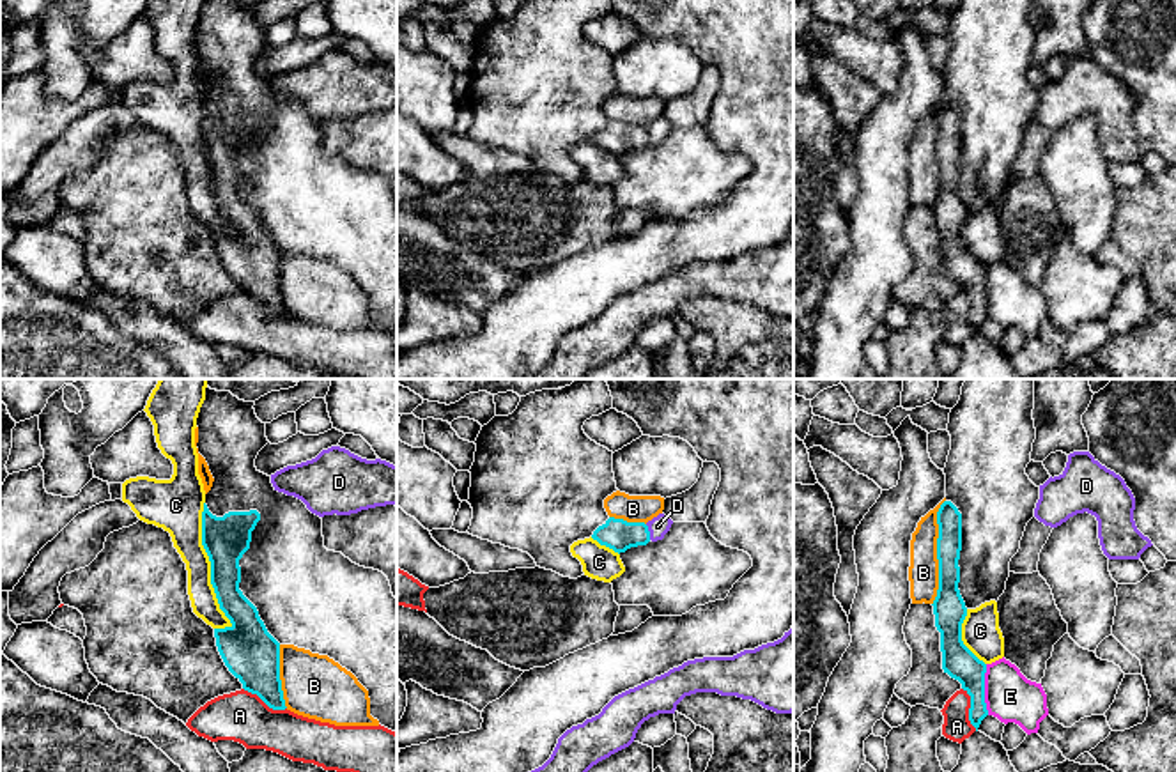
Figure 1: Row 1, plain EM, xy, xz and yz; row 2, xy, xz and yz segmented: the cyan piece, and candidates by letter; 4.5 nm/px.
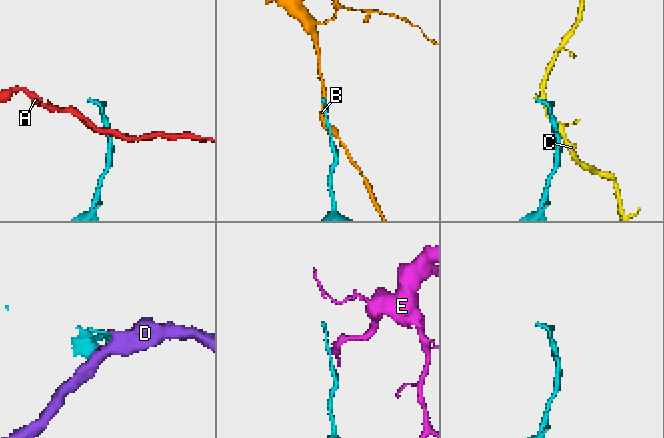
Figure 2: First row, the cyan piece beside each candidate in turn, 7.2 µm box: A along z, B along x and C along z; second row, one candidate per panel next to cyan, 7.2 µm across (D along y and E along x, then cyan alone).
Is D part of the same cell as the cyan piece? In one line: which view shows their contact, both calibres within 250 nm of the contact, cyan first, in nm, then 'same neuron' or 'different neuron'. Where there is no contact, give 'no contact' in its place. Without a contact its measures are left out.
contact in xz; calibres 140 and 90 nm; same neuron

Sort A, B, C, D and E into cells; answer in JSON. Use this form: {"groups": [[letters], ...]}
{"groups": [["A"], ["B"], ["C"], ["D"], ["E"]]}

